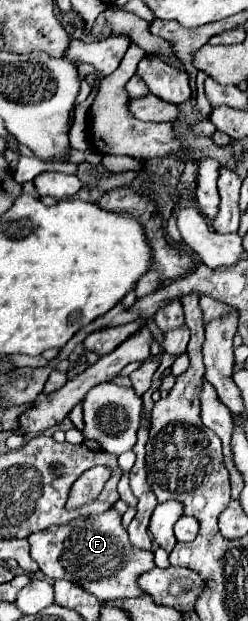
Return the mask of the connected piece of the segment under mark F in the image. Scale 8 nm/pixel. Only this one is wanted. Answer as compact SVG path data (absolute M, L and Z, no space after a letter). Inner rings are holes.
M115 508L105 510L103 514L77 518L65 526L49 526L41 532L29 536L31 556L39 564L39 570L47 578L63 578L93 594L97 600L115 600L115 598L137 598L141 588L137 588L139 574L151 570L153 552L135 550L127 540L127 530L121 524L121 514ZM65 556L65 566L63 566Z

